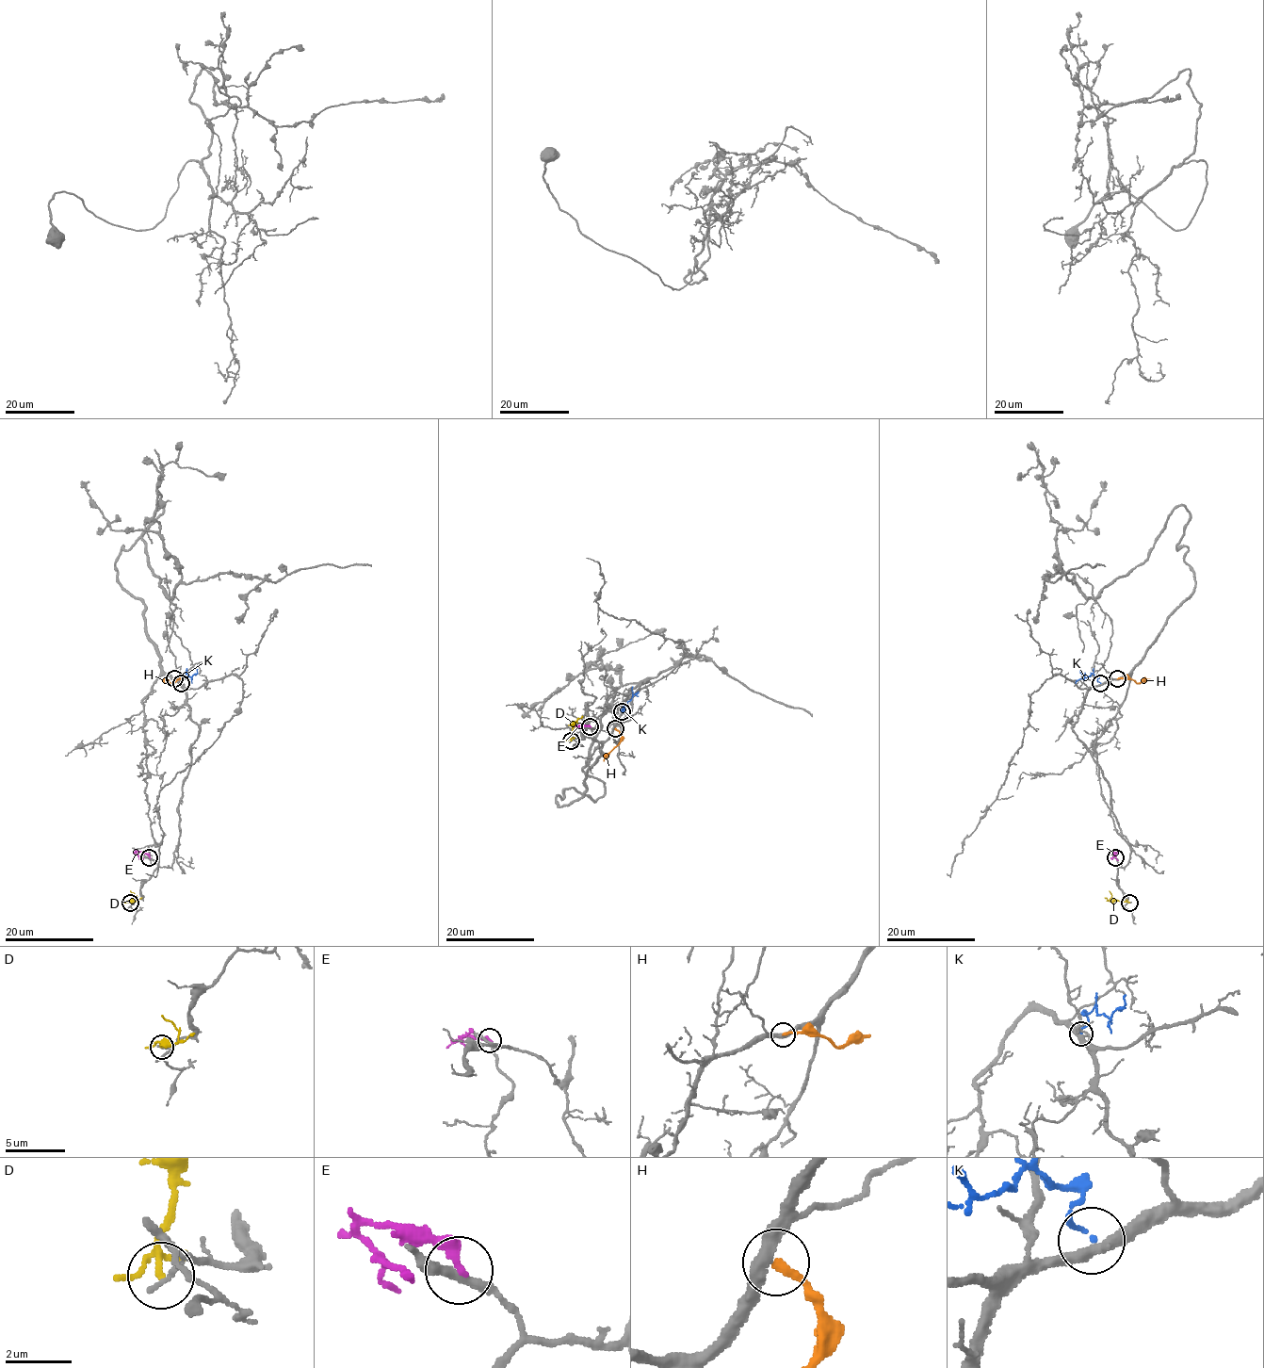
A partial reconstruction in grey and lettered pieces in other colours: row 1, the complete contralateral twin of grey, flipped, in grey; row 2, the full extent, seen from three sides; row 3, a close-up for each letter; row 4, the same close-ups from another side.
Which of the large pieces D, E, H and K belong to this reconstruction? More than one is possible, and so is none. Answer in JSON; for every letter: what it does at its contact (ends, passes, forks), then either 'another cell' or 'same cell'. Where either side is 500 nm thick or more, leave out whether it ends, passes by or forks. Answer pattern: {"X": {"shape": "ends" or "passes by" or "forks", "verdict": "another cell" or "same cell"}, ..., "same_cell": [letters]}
{"D": {"shape": "forks", "verdict": "another cell"}, "E": {"shape": "ends", "verdict": "another cell"}, "H": {"shape": "ends", "verdict": "another cell"}, "K": {"shape": "ends", "verdict": "another cell"}, "same_cell": []}

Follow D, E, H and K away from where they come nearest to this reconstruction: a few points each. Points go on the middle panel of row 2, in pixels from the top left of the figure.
D: (571, 740), (572, 725), (576, 721), (571, 720)
E: (590, 726), (578, 726), (584, 722)
H: (615, 729), (621, 734), (621, 742), (603, 761)
K: (622, 711), (639, 692)

